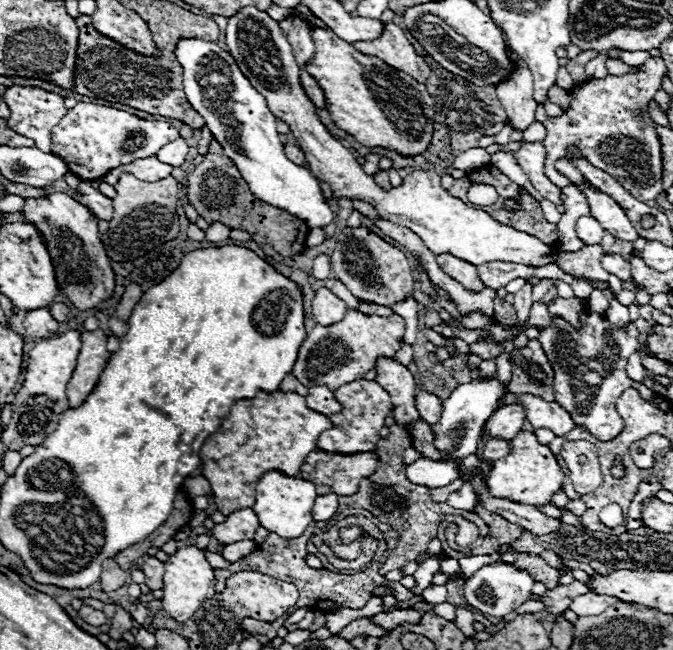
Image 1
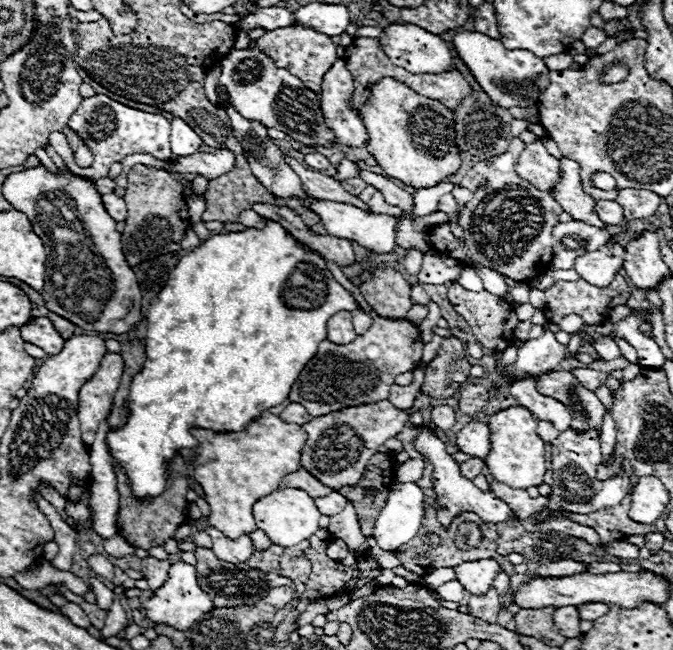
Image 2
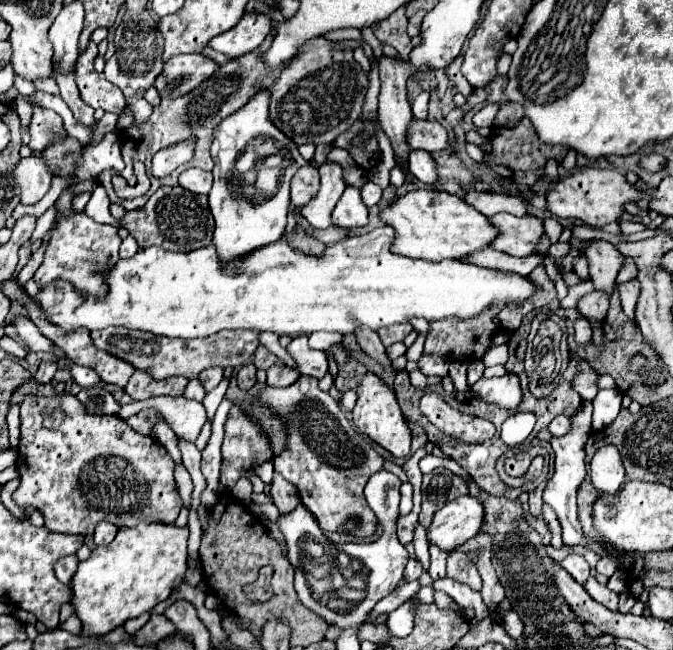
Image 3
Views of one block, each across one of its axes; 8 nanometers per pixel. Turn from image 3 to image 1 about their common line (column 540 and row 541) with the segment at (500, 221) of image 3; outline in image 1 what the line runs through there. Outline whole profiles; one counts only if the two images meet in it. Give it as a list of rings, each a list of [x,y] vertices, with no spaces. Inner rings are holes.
[[[242,508],[238,512],[228,514],[228,520],[224,524],[216,524],[212,530],[212,536],[220,544],[234,544],[240,540],[254,540],[256,528],[260,526],[258,516],[252,508]]]

